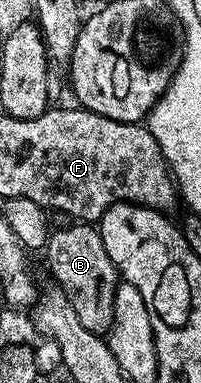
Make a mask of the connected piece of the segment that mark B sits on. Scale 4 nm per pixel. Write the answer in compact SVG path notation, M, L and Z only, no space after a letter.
M67 223L64 229L57 228L50 234L45 246L47 265L55 276L54 284L69 299L77 319L81 319L85 331L106 335L111 331L115 314L115 288L121 280L105 243L101 243L98 228L91 223Z

